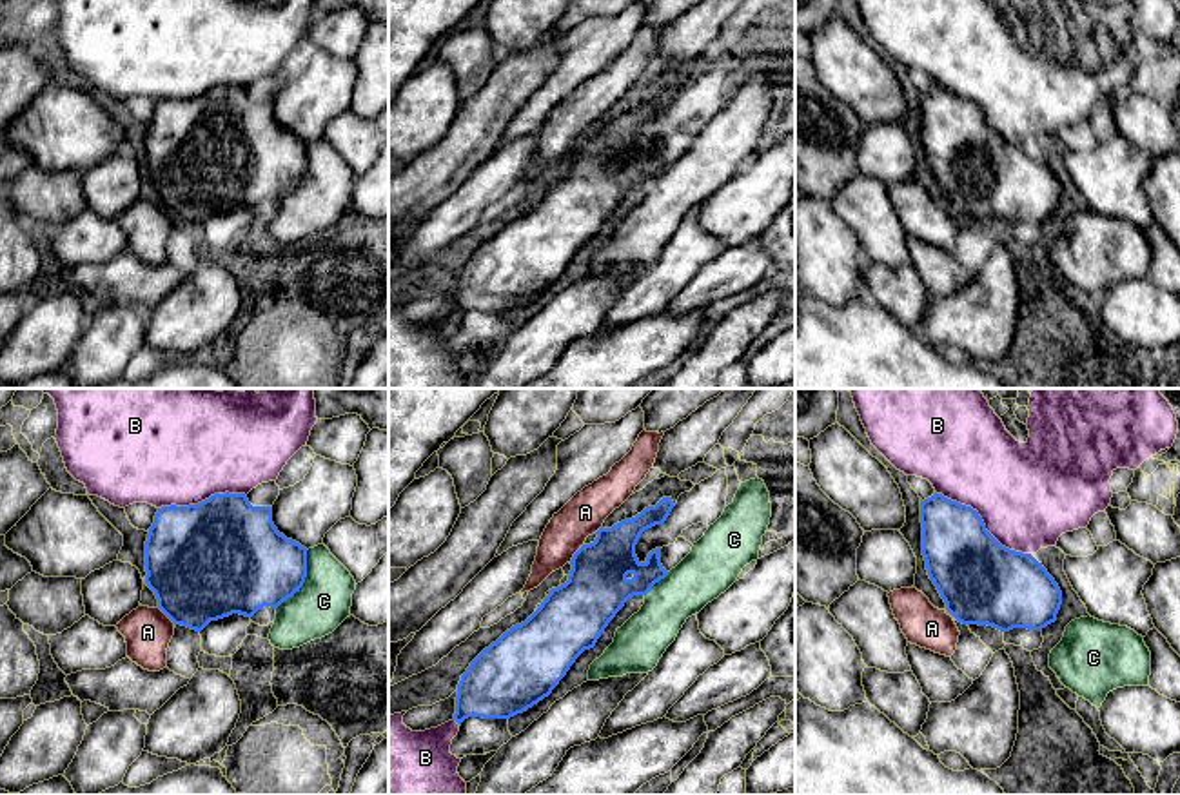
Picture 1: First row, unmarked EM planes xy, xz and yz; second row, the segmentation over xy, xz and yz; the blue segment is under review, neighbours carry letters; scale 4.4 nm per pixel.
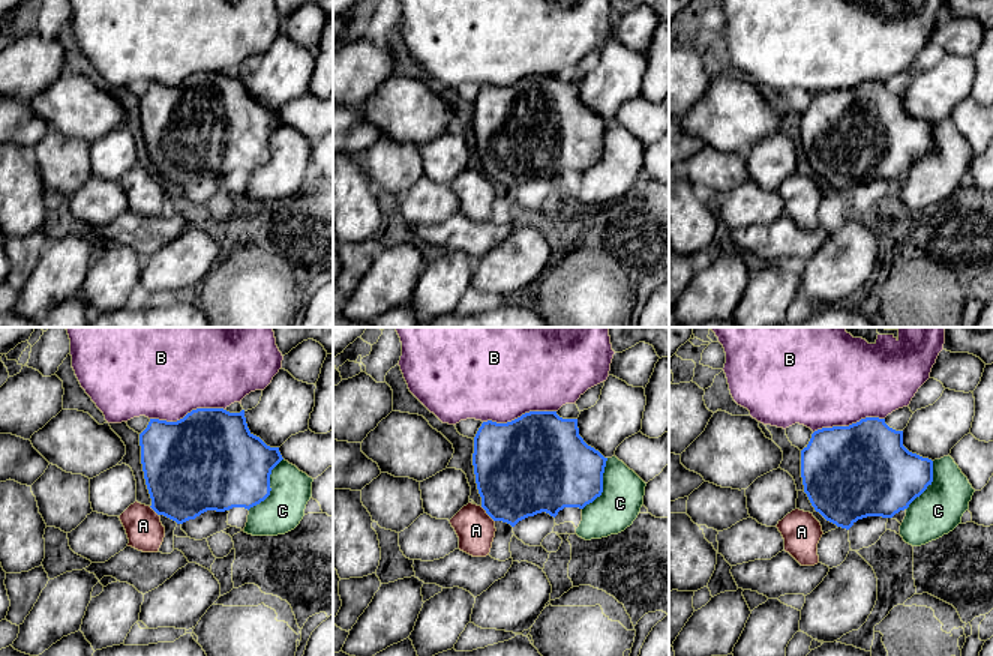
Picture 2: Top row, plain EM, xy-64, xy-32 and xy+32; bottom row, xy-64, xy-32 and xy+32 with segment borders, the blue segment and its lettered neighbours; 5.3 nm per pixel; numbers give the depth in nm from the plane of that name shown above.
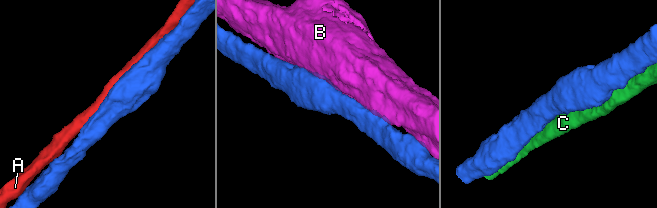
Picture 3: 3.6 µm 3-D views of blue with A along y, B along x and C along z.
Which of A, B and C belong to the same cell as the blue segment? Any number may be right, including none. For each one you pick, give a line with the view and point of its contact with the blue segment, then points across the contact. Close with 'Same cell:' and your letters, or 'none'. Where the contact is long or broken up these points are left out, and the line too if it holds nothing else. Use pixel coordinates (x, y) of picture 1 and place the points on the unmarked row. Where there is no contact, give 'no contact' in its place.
A: contact xz (576, 146)
Same cell: A

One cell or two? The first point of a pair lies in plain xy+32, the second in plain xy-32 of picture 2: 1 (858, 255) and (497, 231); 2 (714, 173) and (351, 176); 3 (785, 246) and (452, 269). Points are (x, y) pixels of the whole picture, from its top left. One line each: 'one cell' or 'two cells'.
1: two cells
2: two cells
3: two cells

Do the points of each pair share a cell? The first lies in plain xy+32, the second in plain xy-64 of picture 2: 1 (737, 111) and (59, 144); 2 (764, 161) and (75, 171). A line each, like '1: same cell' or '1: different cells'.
1: different cells
2: different cells

